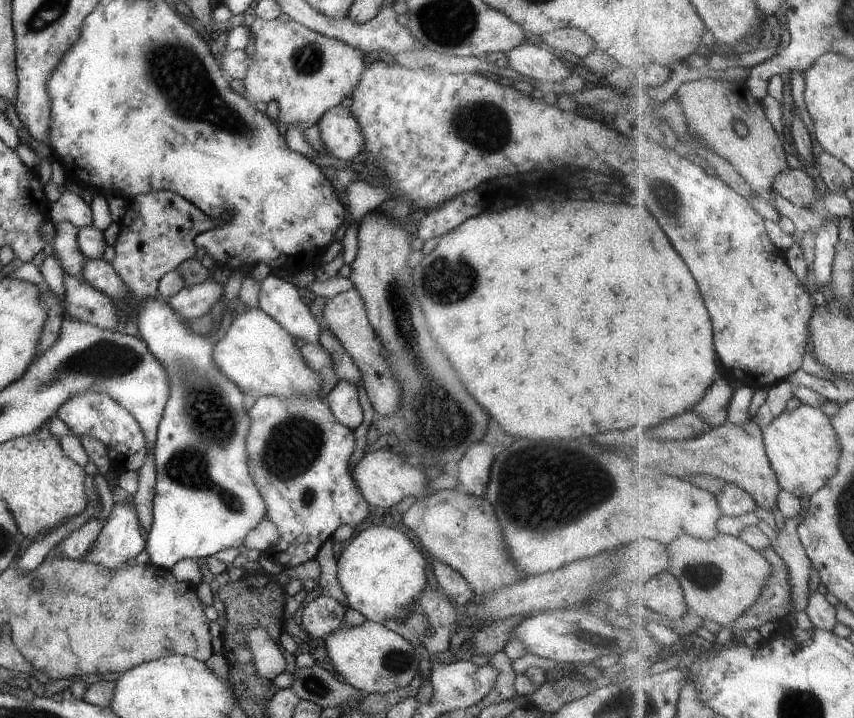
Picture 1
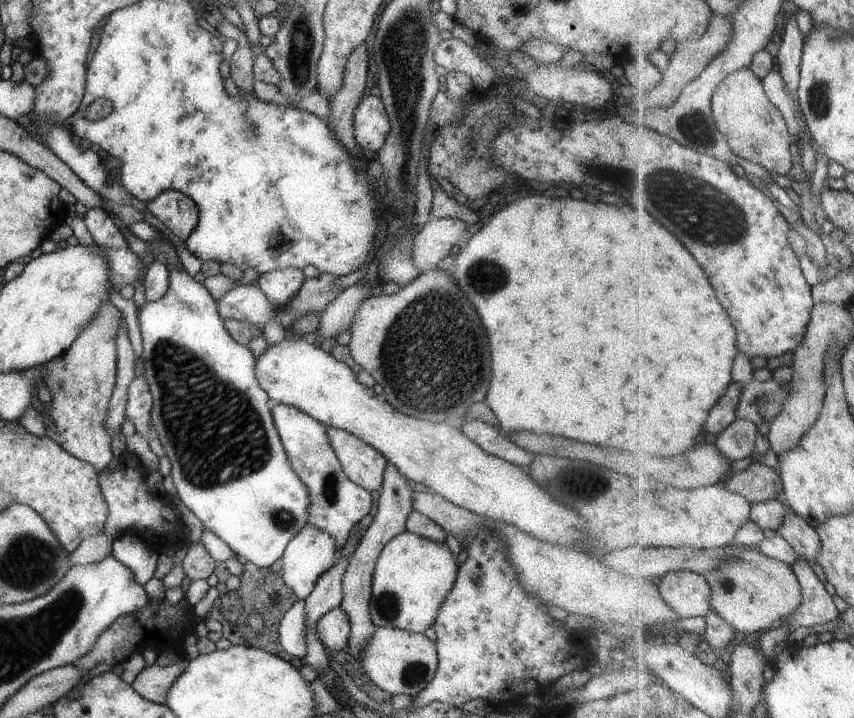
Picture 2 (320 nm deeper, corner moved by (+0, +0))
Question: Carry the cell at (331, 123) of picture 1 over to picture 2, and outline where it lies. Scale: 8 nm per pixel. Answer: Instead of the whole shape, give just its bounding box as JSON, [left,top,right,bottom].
[353,94,390,151]

